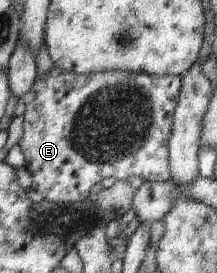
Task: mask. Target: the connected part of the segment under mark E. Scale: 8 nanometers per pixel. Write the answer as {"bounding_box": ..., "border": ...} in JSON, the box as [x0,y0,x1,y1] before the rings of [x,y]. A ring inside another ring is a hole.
{"bounding_box":[16,66,179,202],"border":[[[51,66],[46,73],[35,74],[30,89],[34,98],[25,104],[22,134],[16,143],[24,156],[23,166],[31,174],[32,188],[46,201],[81,202],[92,194],[91,186],[103,178],[125,181],[127,177],[139,176],[144,181],[169,180],[166,142],[179,88],[179,76],[149,76],[145,72],[103,70],[75,74]]]}

